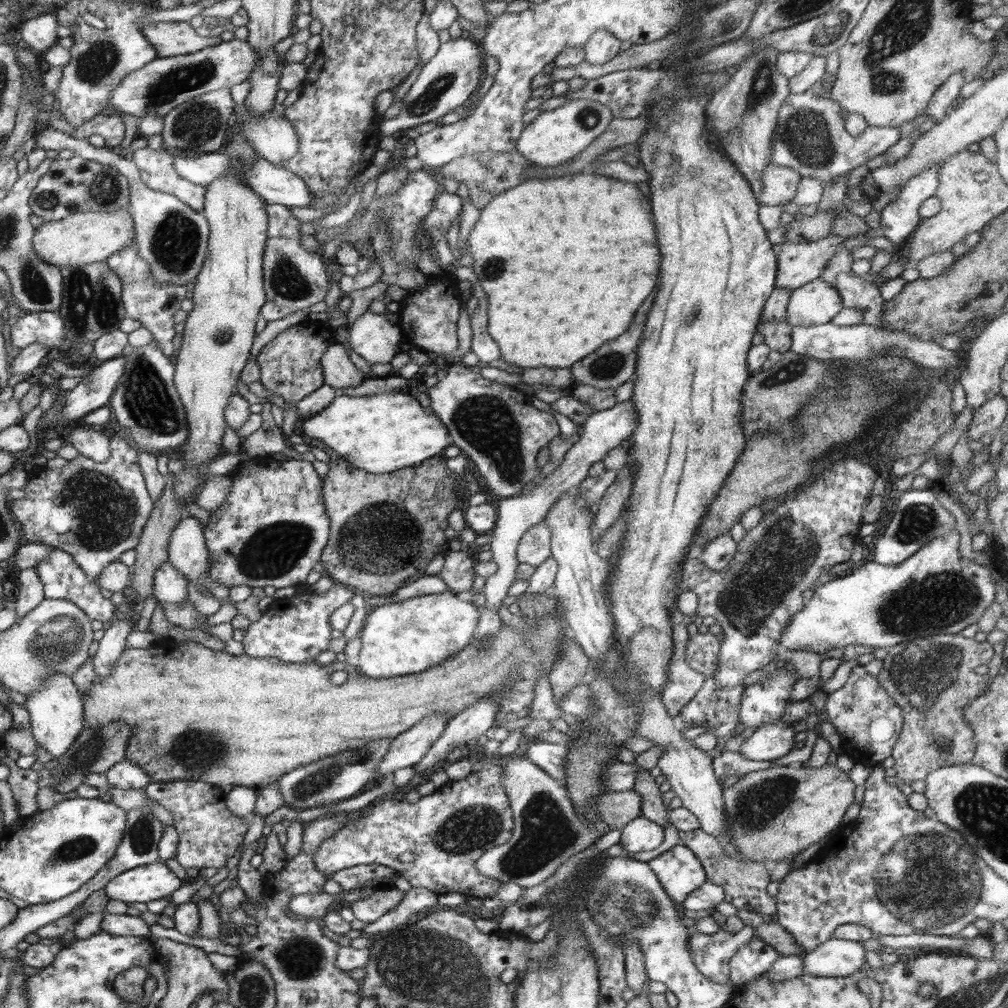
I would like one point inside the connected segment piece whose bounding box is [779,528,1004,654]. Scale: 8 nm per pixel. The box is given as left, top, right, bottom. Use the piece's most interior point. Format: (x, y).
(936, 591)

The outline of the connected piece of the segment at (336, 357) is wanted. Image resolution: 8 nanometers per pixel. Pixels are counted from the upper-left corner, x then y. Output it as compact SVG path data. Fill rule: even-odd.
M334 342L327 348L322 358L322 366L327 384L337 391L358 387L366 378L350 361L343 343Z

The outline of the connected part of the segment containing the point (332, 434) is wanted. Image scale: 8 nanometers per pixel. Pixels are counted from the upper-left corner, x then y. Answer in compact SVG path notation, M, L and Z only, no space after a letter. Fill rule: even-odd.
M412 391L383 392L368 396L340 395L320 412L302 418L298 431L306 438L321 440L352 466L384 474L420 464L452 445L444 423L418 404Z

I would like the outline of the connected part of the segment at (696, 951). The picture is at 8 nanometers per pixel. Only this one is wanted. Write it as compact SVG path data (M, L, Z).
M749 925L737 933L720 929L716 934L702 934L689 928L689 949L699 971L716 984L731 982L730 959L736 951L755 937L755 928Z

